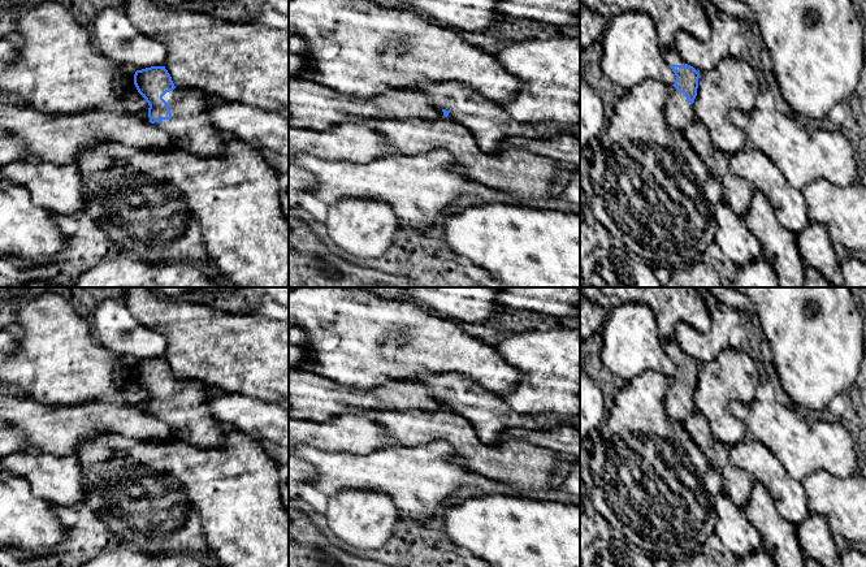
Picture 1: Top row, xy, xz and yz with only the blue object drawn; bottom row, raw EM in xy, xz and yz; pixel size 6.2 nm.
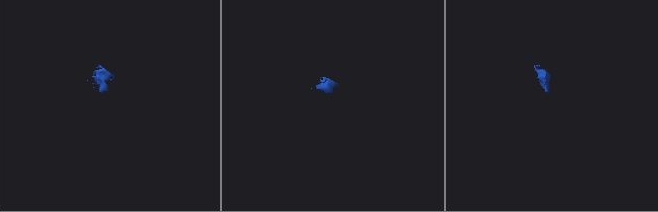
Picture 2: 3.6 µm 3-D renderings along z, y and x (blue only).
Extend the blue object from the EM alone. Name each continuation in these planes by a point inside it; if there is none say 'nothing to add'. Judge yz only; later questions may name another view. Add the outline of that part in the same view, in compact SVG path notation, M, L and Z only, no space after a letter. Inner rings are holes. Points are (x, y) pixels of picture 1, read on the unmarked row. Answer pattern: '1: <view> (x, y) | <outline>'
1: yz (679, 403) | M671 377L666 394L668 417L683 424L694 411L693 395L687 391L683 384Z

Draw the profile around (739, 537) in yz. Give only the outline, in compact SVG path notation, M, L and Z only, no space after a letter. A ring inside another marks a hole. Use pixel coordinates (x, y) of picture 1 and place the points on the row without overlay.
M724 492L711 499L711 505L718 515L714 533L731 560L762 549L759 533L749 523L744 508L735 505Z

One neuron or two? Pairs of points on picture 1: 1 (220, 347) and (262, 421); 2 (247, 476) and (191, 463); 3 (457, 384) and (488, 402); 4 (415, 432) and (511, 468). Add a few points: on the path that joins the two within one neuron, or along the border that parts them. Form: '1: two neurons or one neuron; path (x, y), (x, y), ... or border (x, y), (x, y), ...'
1: two neurons; border (219, 389), (226, 393), (255, 397), (275, 405)
2: one neuron; path (233, 472), (206, 472)
3: one neuron; path (463, 392), (473, 402), (480, 402)
4: one neuron; path (438, 432), (455, 432), (481, 458), (488, 459)

